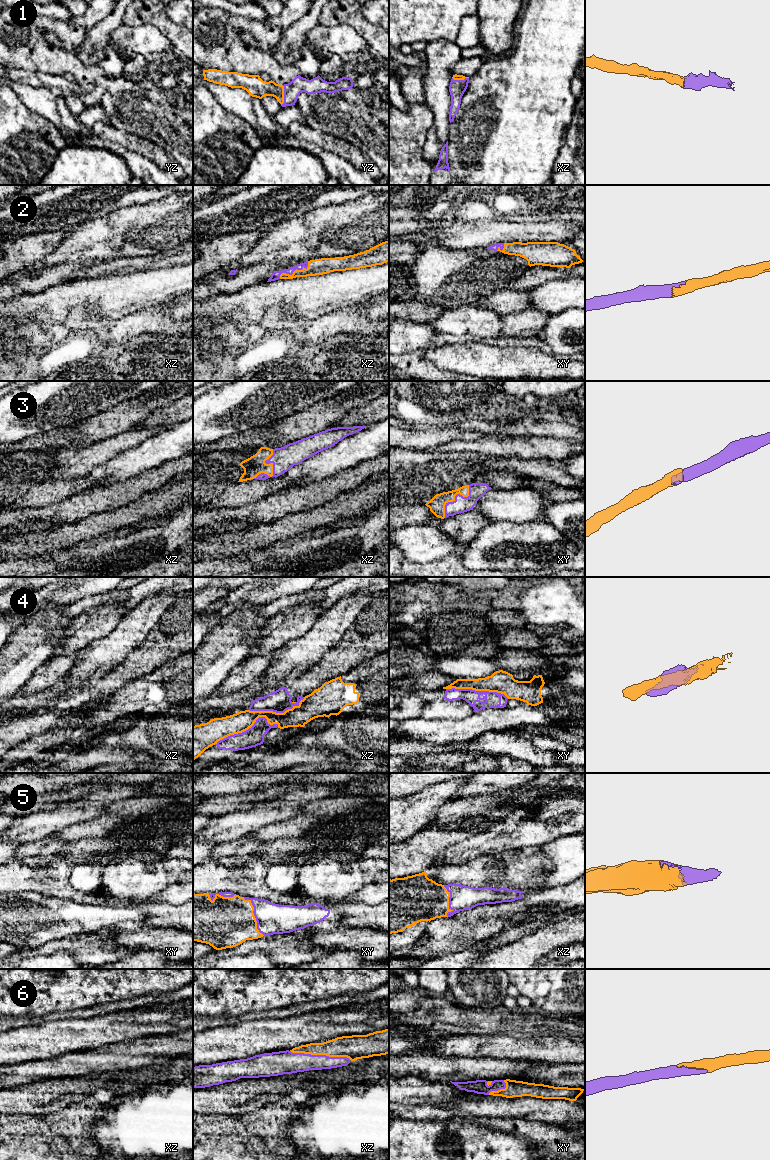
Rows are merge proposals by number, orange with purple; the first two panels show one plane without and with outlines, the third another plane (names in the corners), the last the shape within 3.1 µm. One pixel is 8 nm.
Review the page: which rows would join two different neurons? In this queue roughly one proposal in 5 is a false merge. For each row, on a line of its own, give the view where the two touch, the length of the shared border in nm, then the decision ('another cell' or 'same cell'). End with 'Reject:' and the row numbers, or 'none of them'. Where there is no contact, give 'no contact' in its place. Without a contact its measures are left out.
1: contact in yz; length 170 nm; same cell
2: contact in xz; length 280 nm; same cell
3: contact in xz; length 320 nm; same cell
4: contact in xz; length 550 nm; another cell
5: contact in xy; length 360 nm; same cell
6: contact in xz; length 500 nm; same cell
Reject: 4

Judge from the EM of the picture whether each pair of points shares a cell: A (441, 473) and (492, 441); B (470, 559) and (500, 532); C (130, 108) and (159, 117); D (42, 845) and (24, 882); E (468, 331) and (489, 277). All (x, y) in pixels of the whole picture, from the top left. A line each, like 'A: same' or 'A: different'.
A: different
B: same
C: same
D: different
E: different

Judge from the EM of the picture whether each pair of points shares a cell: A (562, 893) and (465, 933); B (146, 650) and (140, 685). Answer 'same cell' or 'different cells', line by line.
A: same cell
B: different cells

